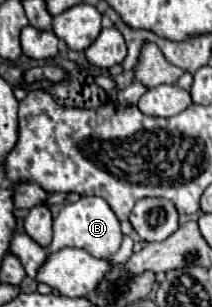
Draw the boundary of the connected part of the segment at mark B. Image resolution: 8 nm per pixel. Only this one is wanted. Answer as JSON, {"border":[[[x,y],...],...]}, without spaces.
{"border":[[[80,197],[76,203],[68,203],[60,209],[58,217],[54,219],[54,233],[48,251],[60,251],[64,247],[78,247],[86,249],[96,259],[106,259],[120,249],[122,231],[116,213],[110,209],[106,199],[102,197]]]}

